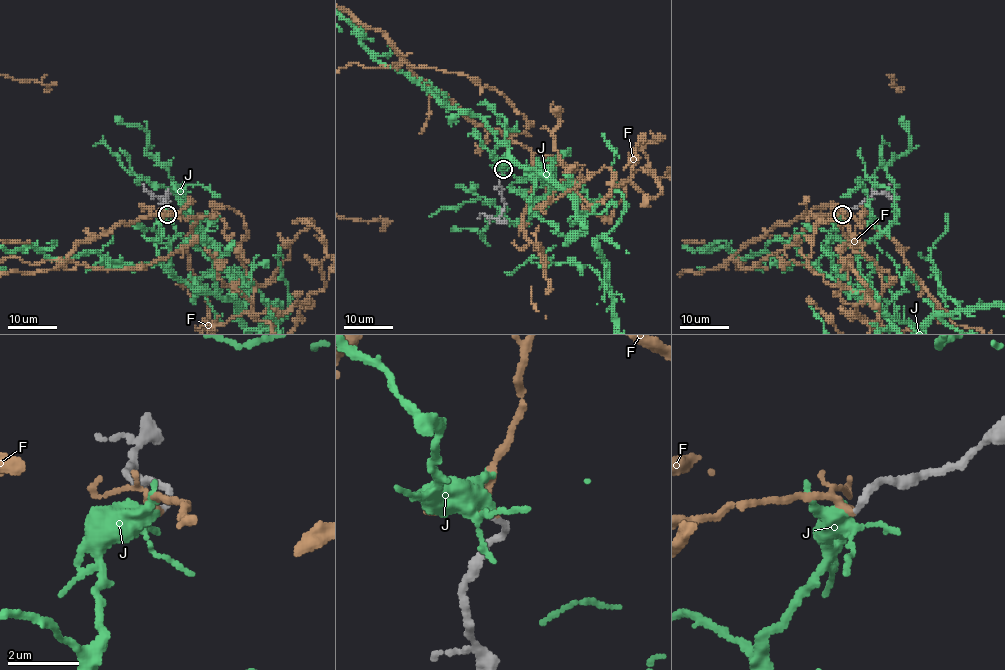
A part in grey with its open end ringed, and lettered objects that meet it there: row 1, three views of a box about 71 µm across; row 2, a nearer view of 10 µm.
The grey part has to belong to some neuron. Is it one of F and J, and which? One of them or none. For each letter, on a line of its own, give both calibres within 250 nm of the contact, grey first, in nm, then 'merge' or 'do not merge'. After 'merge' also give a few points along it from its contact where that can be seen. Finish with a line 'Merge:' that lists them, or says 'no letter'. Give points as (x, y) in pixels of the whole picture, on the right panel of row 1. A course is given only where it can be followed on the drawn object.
F: calibres 180 and 140 nm; merge
J: calibres 180 and 320 nm; do not merge
Merge: F

